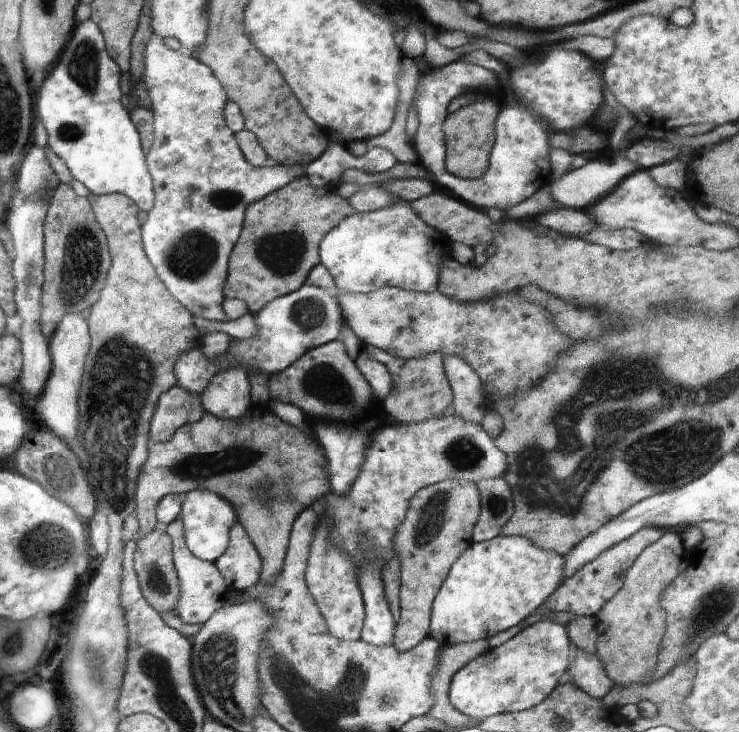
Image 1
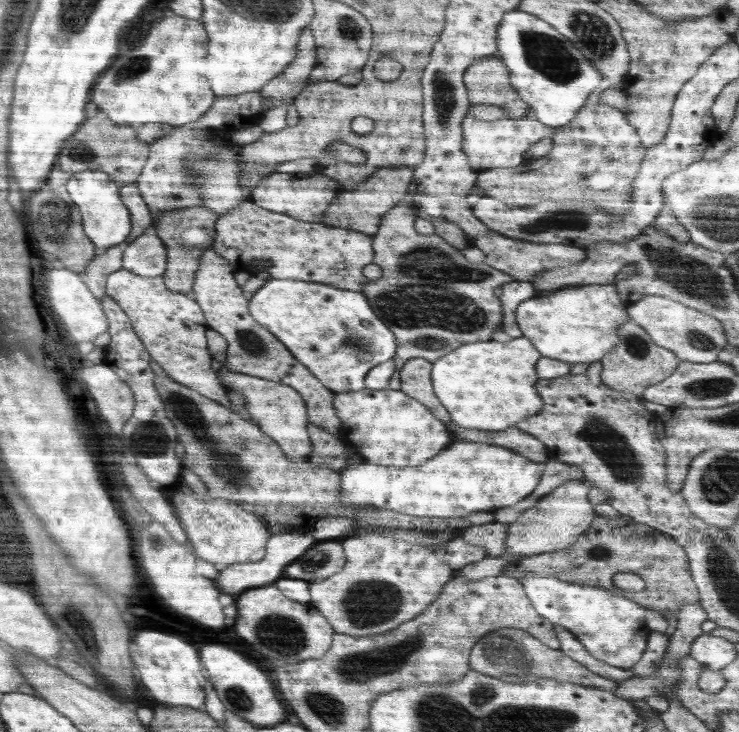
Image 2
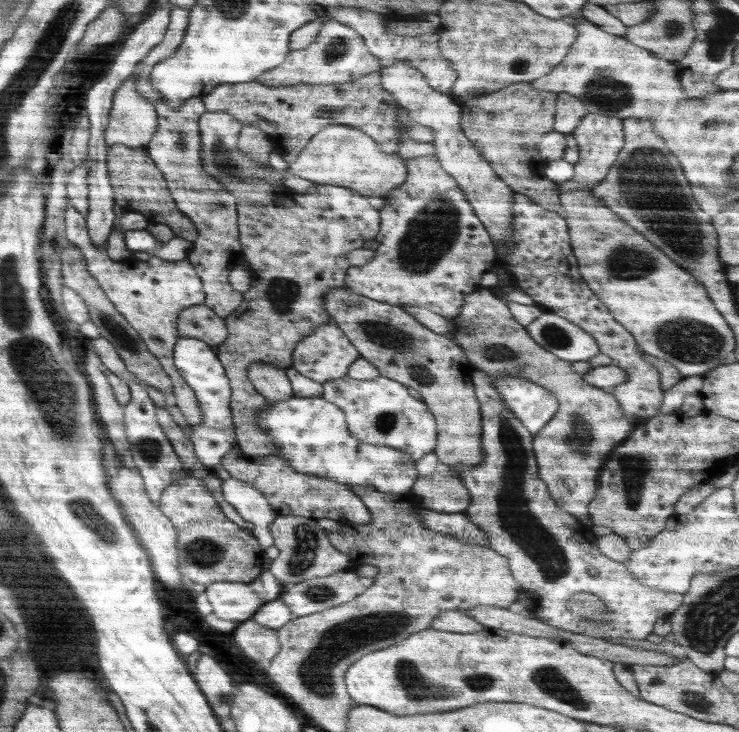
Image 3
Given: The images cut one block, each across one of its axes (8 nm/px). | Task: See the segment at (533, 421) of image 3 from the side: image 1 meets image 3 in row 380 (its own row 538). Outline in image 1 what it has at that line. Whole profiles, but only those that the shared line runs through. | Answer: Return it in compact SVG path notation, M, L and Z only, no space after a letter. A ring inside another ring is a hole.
M496 536L473 543L454 562L432 602L429 637L443 645L488 640L500 632L520 625L559 588L564 578L564 557L554 550L542 550L522 536Z

